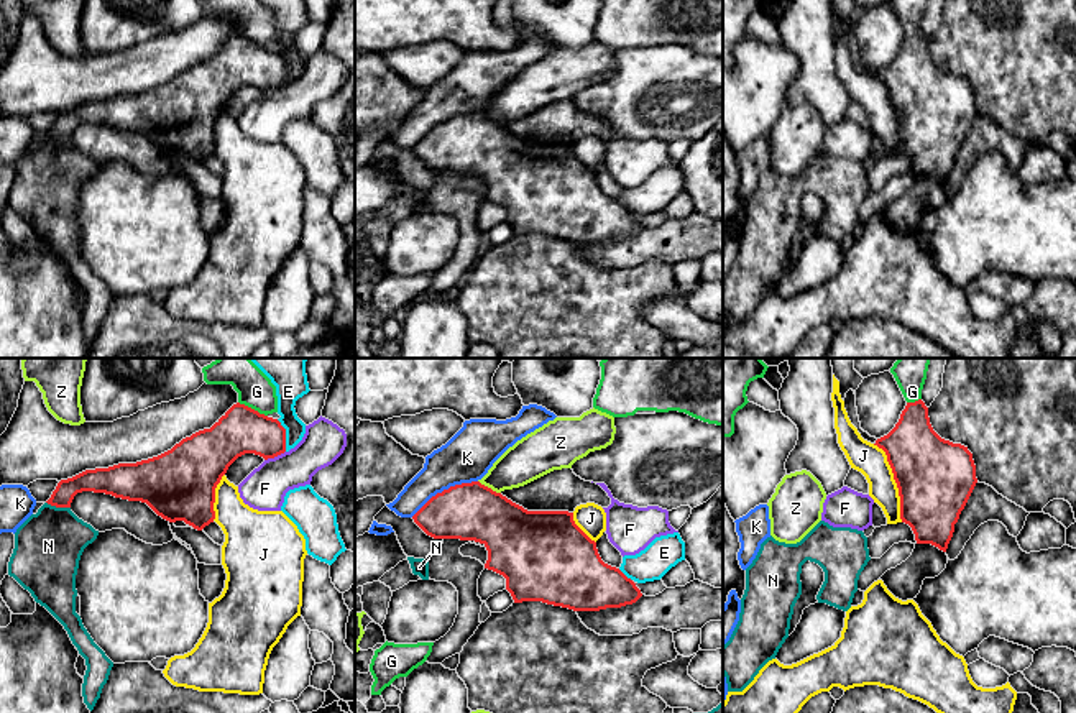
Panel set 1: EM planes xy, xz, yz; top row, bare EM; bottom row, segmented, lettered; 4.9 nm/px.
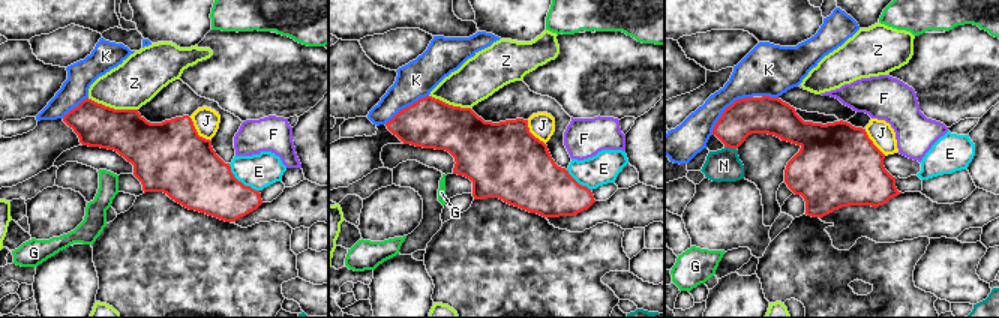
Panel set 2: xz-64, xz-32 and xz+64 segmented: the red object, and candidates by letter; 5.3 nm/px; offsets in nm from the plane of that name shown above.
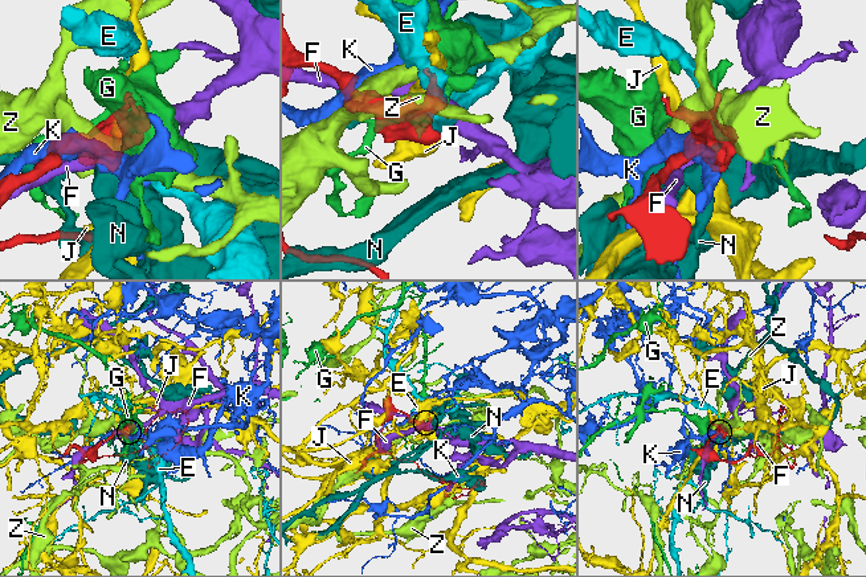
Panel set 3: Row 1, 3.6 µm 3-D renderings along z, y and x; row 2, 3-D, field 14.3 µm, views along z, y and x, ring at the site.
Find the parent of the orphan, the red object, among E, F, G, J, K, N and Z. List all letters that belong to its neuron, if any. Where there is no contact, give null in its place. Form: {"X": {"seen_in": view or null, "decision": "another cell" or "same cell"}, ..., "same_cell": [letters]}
{"E": {"seen_in": "xy", "decision": "another cell"}, "F": {"seen_in": "xy", "decision": "another cell"}, "G": {"seen_in": "xy", "decision": "another cell"}, "J": {"seen_in": "yz", "decision": "same cell"}, "K": {"seen_in": "xz", "decision": "another cell"}, "N": {"seen_in": "xy", "decision": "another cell"}, "Z": {"seen_in": "xz", "decision": "another cell"}, "same_cell": ["J"]}

